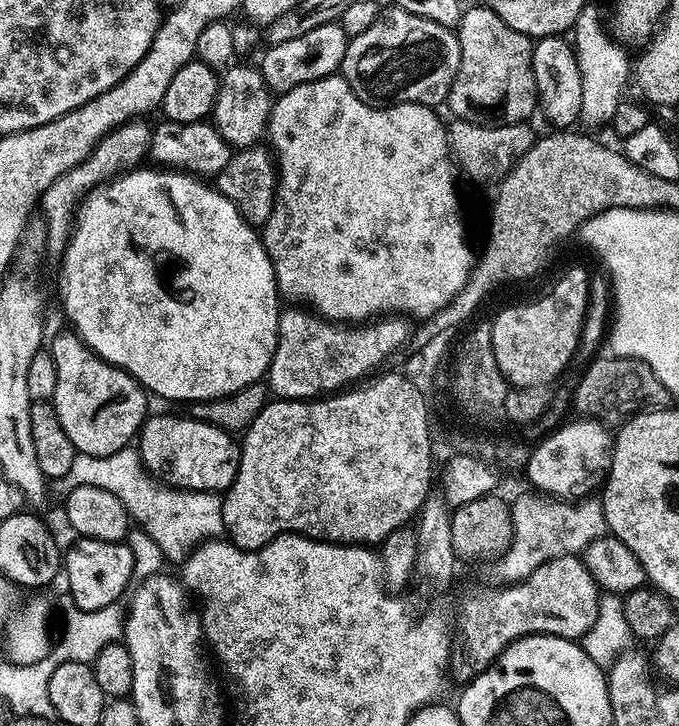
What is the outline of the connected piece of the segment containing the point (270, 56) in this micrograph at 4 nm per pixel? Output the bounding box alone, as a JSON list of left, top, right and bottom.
[258,23,349,94]

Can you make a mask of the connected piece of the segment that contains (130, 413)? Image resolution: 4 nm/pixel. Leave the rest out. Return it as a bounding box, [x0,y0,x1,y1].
[50,331,149,456]

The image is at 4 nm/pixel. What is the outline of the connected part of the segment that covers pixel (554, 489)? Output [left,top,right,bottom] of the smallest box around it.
[526,418,613,498]

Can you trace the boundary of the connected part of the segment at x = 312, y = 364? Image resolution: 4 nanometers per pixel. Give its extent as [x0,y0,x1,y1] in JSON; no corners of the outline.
[266,306,410,400]

